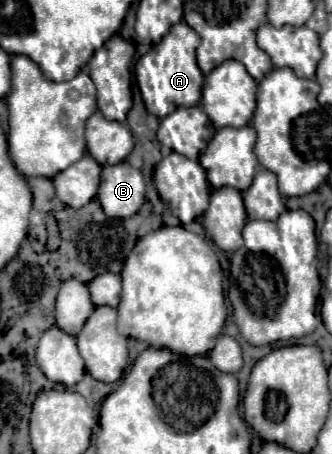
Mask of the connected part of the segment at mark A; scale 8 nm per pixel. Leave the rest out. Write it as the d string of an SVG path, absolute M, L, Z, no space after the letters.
M186 22L174 24L164 40L154 45L152 51L143 55L135 65L135 77L146 109L158 118L172 112L172 108L192 108L200 102L202 94L202 72L196 64L196 48L200 36L188 28Z

